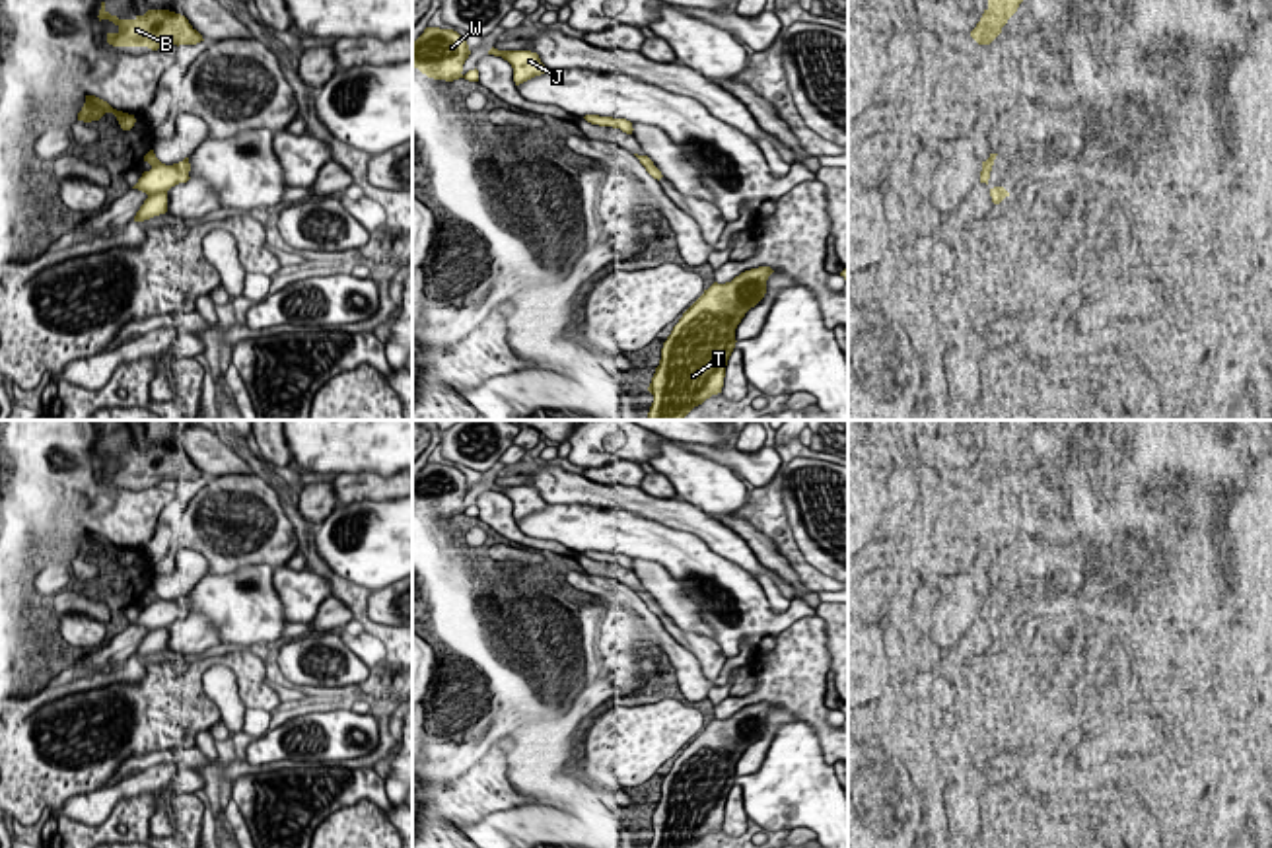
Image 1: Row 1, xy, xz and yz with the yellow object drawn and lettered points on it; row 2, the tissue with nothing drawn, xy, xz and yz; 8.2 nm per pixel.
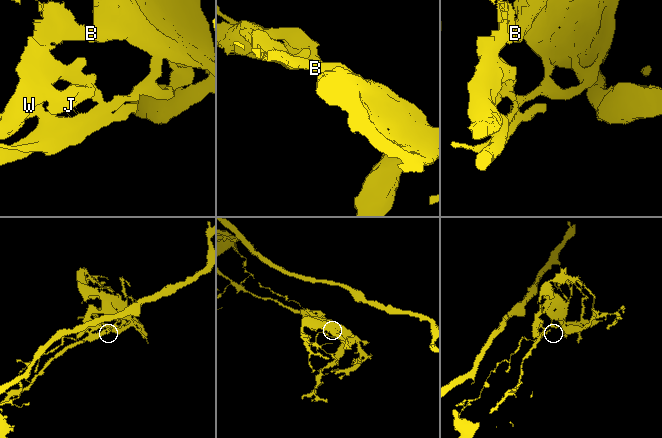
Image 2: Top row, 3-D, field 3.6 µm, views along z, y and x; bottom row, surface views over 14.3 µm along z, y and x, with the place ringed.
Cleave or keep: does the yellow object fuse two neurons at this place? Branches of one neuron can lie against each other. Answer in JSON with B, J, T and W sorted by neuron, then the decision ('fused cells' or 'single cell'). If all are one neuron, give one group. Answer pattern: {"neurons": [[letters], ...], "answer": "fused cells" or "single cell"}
{"neurons": [["B", "T", "W"], ["J"]], "answer": "fused cells"}

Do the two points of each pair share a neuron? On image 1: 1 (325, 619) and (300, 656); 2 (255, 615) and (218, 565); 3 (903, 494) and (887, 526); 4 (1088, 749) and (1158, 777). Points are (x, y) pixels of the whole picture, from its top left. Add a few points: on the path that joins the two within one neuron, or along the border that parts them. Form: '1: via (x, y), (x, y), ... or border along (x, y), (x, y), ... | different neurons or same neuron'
1: via (325, 629), (310, 648) | same neuron
2: border along (271, 565), (244, 565), (230, 572), (209, 576) | different neurons
3: via (901, 502), (893, 518) | same neuron
4: border along (1158, 747), (1146, 753), (1119, 753), (1111, 759) | different neurons

